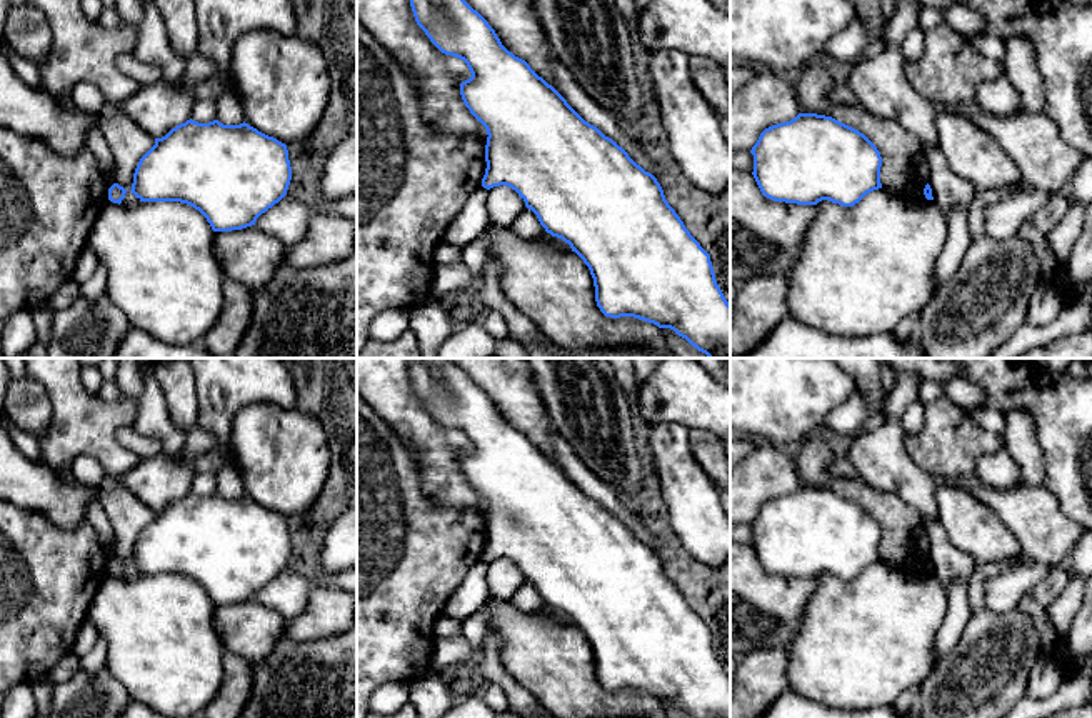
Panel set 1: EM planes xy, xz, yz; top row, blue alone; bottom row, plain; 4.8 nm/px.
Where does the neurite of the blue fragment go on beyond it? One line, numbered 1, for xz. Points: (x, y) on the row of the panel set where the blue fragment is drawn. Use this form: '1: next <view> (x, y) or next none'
1: next none

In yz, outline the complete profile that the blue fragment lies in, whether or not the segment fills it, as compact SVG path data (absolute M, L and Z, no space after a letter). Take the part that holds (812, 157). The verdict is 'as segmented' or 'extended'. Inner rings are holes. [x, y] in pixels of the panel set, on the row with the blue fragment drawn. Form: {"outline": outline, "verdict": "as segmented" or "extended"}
{"outline": "M799 113L790 122L765 128L752 147L754 178L764 197L774 202L817 205L822 200L854 207L867 193L882 188L882 157L859 130L817 113Z", "verdict": "as segmented"}

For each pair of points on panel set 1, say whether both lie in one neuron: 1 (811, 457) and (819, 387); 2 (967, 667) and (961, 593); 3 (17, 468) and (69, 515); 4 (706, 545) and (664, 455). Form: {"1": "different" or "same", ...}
{"1": "different", "2": "different", "3": "same", "4": "same"}

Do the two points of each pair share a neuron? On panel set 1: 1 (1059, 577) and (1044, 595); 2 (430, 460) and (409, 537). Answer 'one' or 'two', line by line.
1: one
2: two

